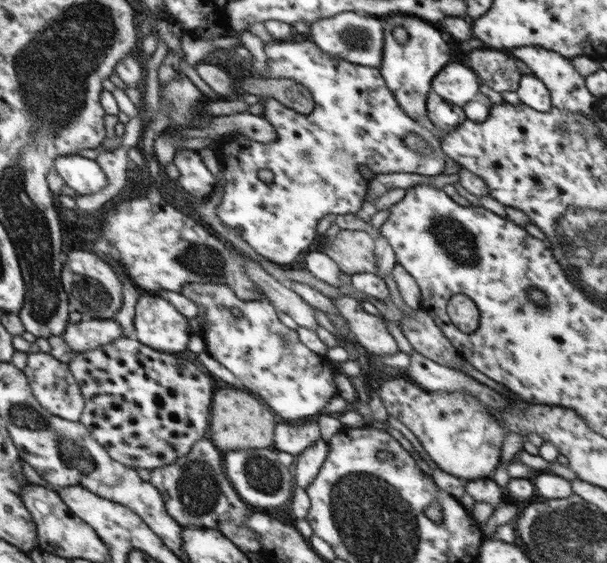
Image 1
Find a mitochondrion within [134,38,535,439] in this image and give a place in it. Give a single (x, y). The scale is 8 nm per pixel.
(460, 245)

